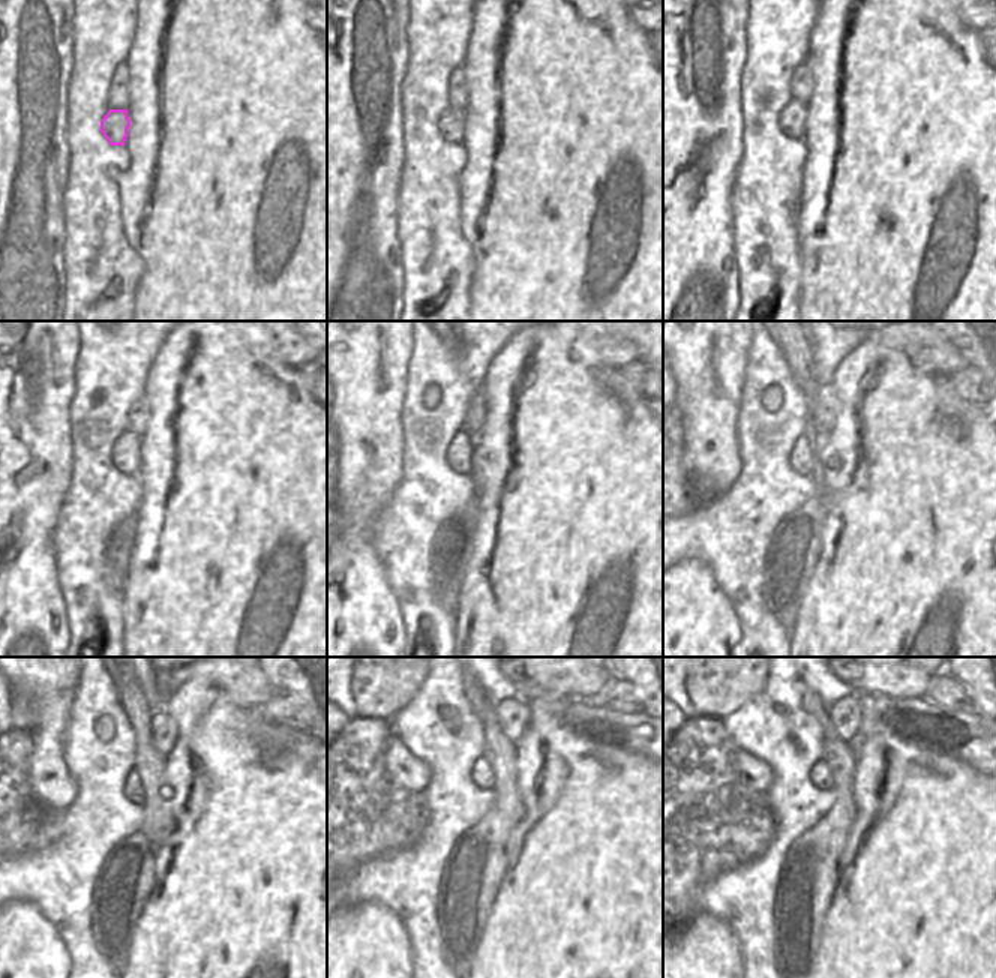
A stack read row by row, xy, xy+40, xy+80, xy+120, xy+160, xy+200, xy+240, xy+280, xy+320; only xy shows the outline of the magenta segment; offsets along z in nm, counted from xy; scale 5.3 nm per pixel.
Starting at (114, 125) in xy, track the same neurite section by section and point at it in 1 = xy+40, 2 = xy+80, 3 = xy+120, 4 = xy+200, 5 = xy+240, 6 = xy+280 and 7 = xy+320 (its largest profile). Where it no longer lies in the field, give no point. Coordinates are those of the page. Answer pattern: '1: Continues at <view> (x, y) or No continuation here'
1: Continues at xy+40 (452, 123)
2: Continues at xy+80 (792, 119)
3: Continues at xy+120 (125, 456)
4: Continues at xy+200 (801, 455)
5: Continues at xy+240 (132, 785)
6: Continues at xy+280 (483, 777)
7: Continues at xy+320 (819, 774).

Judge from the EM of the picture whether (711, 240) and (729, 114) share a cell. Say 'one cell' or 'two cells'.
one cell

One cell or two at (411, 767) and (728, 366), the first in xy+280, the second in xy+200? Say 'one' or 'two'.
one

